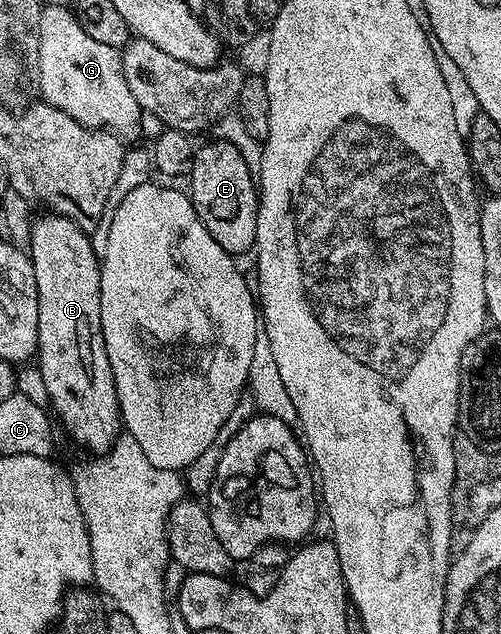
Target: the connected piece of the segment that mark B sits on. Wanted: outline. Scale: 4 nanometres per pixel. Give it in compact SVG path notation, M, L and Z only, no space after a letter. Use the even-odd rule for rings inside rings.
M42 215L30 229L28 252L34 264L36 295L38 296L38 352L36 362L42 372L42 385L50 396L49 408L57 424L66 428L66 433L78 445L87 449L87 454L101 455L108 452L123 432L122 412L116 395L116 383L112 379L112 367L104 347L104 335L100 323L100 279L102 267L100 256L93 250L91 234L84 232L67 217Z

